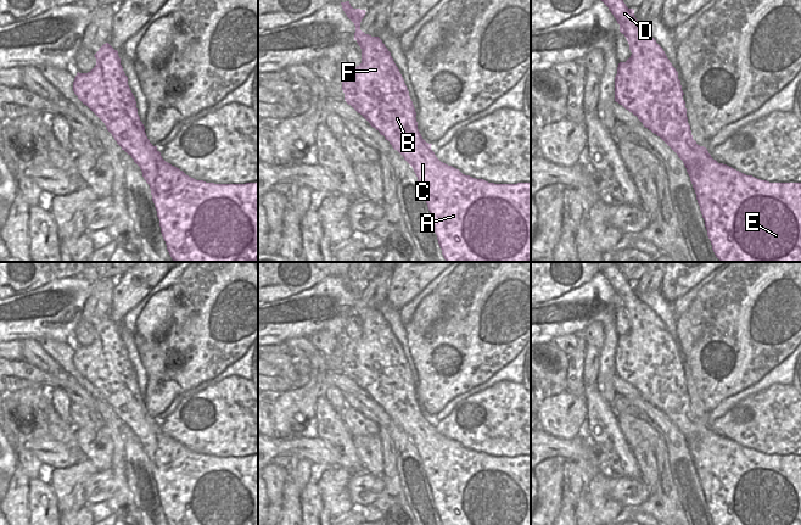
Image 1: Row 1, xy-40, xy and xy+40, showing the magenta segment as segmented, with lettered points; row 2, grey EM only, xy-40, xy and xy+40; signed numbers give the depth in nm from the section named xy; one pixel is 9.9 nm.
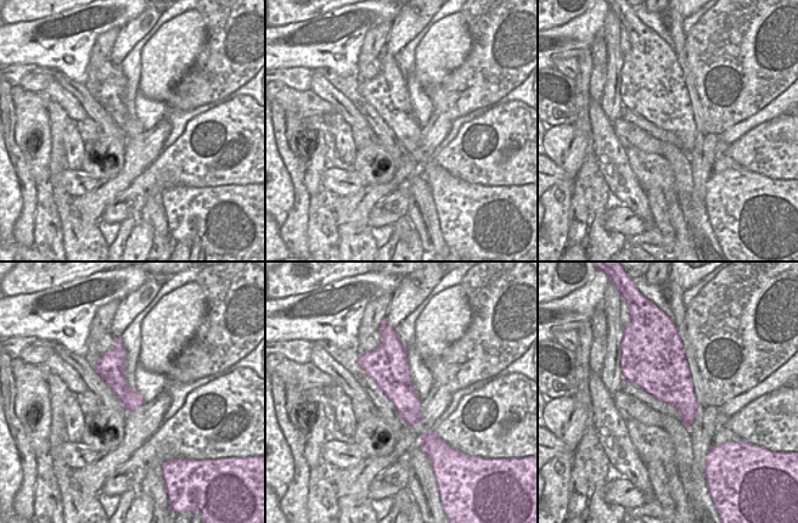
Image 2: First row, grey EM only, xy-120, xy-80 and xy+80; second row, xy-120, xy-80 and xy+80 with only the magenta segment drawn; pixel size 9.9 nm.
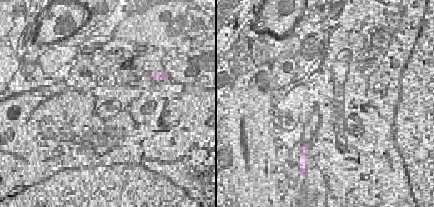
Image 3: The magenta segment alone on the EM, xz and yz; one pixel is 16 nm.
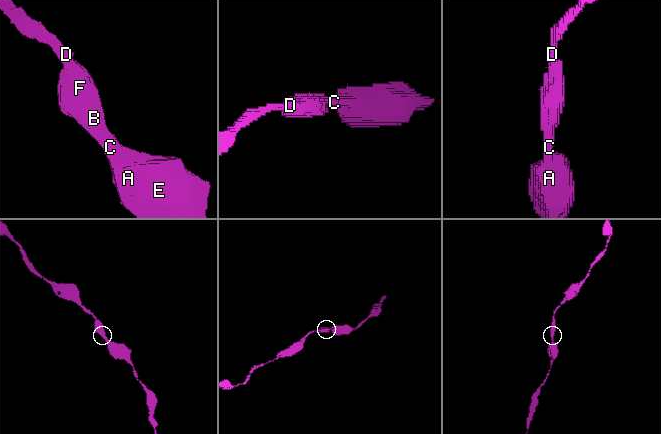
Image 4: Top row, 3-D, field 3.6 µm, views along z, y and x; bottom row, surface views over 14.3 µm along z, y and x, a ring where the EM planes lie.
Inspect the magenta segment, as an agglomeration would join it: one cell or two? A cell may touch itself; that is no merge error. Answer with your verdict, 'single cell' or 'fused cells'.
single cell

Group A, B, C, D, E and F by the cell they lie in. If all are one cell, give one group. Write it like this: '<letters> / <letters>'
A B C D E F

